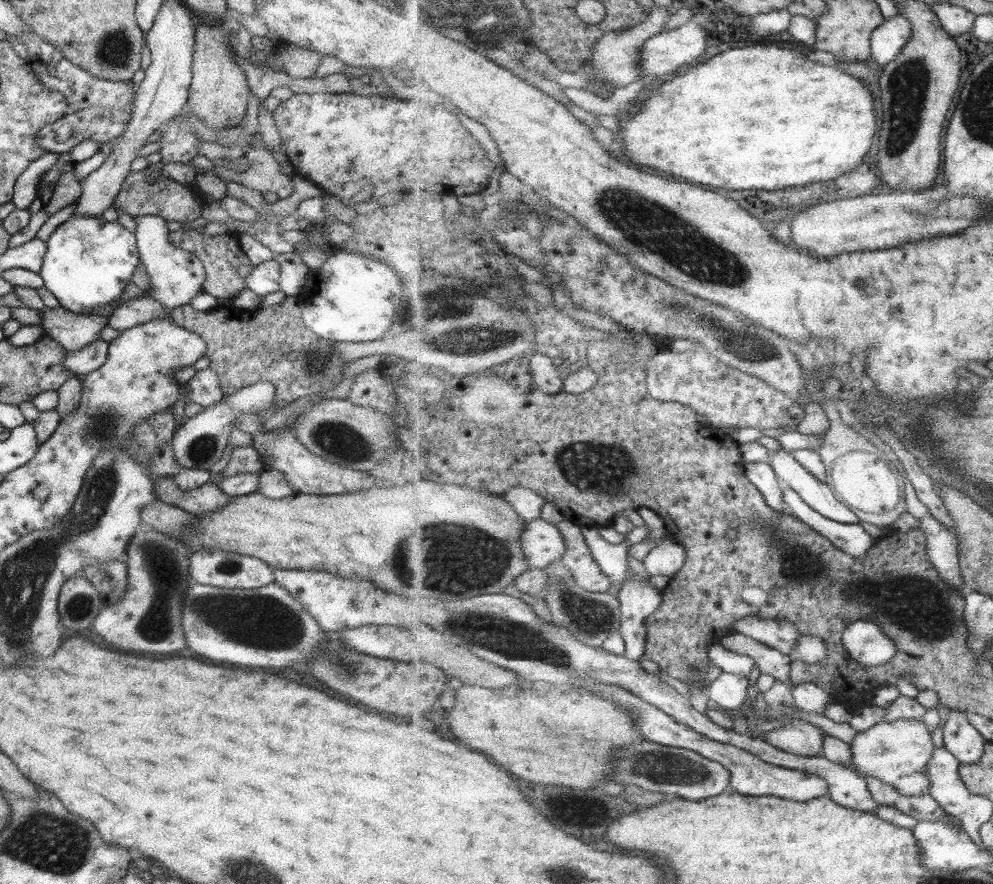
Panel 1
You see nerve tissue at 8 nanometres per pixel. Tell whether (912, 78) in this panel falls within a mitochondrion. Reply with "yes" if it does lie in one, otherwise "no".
yes

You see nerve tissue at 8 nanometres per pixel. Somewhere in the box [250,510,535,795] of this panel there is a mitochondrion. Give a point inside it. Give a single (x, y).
(486, 562)

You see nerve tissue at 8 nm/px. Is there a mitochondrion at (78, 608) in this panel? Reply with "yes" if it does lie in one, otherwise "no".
yes

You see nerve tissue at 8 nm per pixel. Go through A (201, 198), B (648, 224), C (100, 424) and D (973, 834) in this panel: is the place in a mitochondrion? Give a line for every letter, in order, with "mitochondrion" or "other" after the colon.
A: other
B: mitochondrion
C: mitochondrion
D: other

